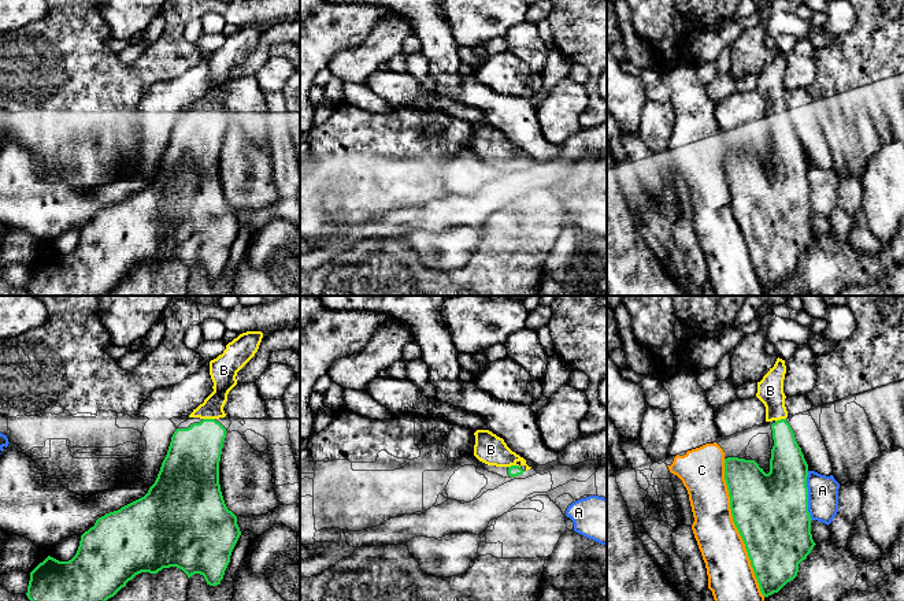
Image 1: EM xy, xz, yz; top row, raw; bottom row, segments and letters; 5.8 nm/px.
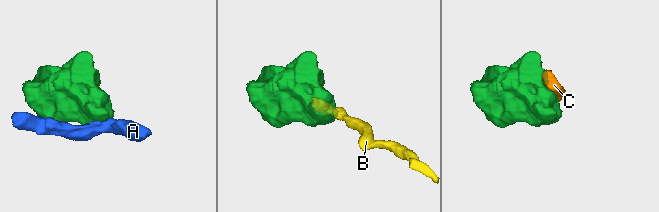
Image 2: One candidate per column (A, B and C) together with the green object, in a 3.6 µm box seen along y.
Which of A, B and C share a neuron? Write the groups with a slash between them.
A / B / C

